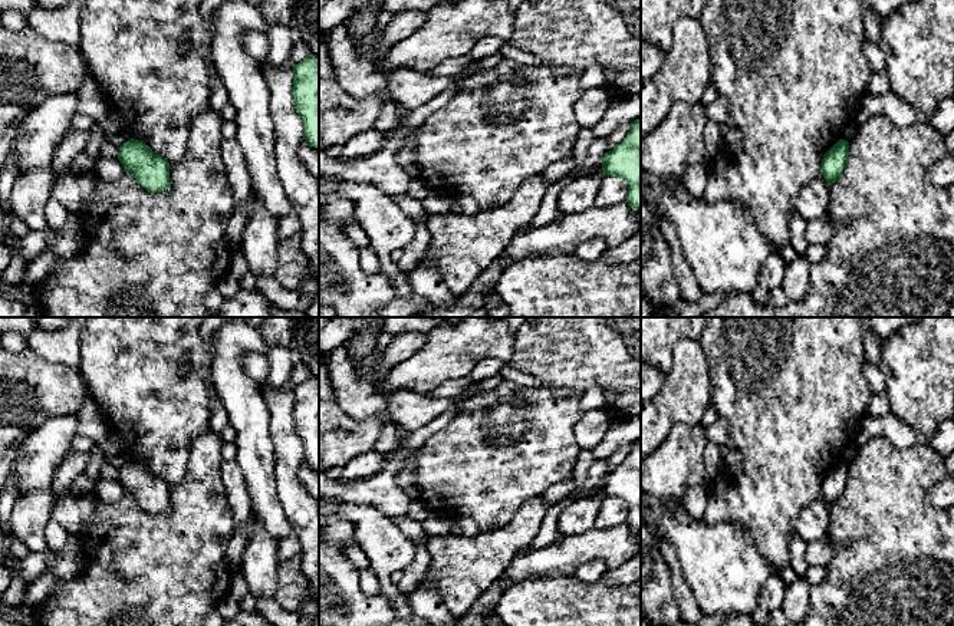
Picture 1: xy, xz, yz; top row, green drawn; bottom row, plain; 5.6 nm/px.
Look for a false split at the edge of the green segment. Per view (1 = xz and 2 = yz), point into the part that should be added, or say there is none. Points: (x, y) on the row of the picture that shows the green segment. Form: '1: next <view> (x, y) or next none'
1: next none
2: next none

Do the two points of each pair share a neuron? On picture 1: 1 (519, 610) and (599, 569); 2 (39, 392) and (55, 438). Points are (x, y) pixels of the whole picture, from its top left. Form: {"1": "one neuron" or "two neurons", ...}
{"1": "two neurons", "2": "two neurons"}

